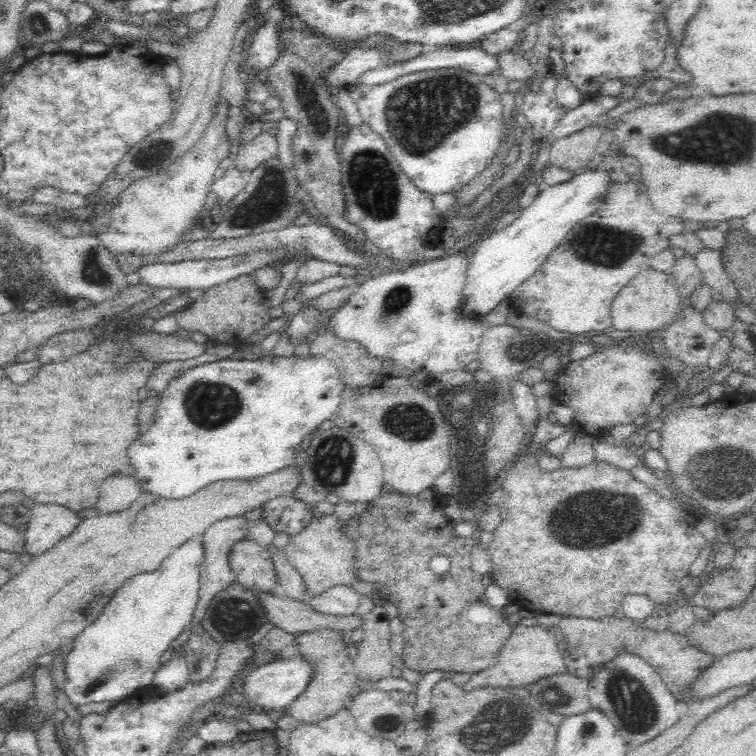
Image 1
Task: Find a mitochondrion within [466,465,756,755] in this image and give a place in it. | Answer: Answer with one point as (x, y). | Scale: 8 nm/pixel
(628, 700)

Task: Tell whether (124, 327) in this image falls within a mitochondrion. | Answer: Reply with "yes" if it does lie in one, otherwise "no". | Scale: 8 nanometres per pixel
no

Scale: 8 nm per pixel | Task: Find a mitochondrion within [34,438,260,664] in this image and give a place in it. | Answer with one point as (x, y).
(225, 624)

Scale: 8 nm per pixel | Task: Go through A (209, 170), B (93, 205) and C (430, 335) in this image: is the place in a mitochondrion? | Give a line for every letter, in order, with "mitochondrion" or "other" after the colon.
A: other
B: other
C: other

